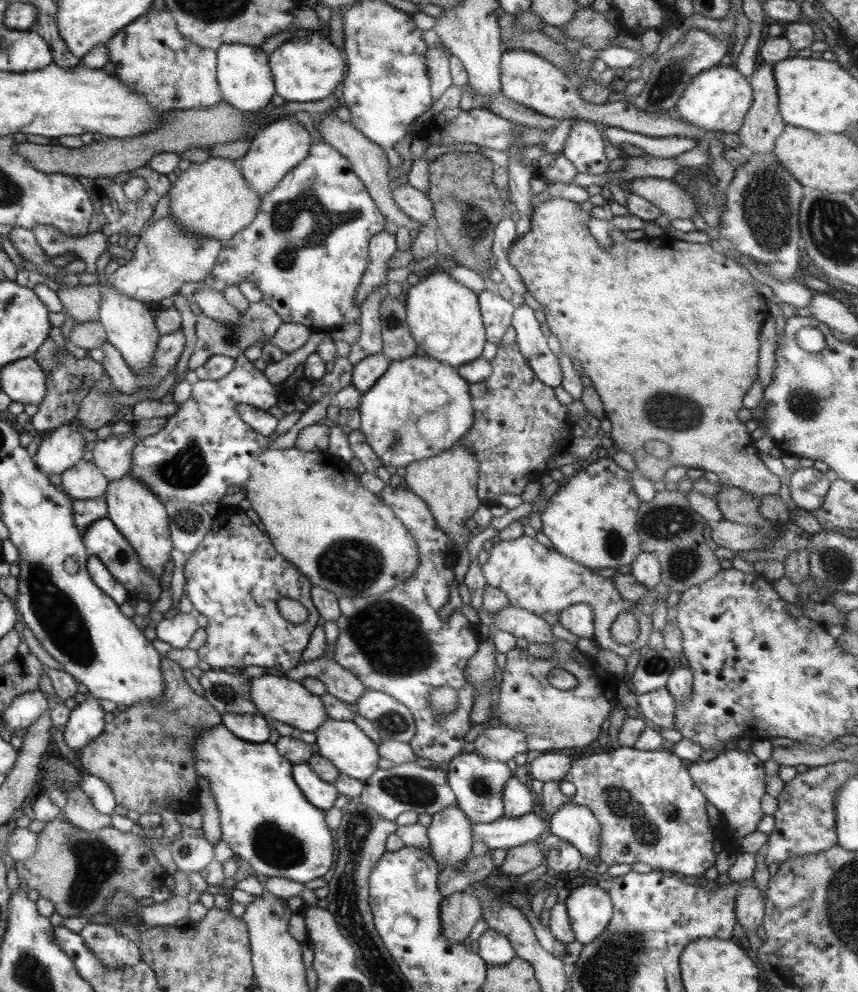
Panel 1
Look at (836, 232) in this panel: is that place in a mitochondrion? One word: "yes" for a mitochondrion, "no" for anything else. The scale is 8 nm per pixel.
yes

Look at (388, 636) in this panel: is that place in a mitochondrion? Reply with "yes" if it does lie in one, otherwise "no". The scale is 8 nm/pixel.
yes

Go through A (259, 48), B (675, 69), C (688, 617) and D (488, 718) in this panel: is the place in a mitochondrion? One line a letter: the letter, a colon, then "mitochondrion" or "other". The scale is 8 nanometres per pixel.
A: other
B: mitochondrion
C: other
D: other

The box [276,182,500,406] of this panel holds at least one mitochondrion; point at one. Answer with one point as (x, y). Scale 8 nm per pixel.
(392, 318)

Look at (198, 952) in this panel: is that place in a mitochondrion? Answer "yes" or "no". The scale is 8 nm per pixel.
no

